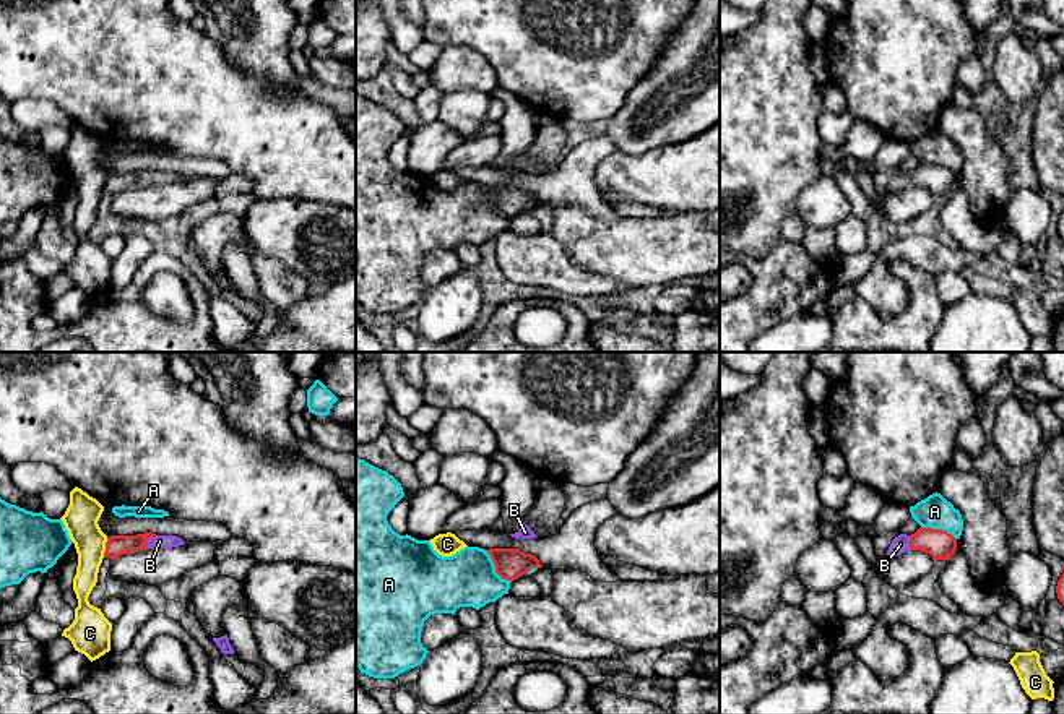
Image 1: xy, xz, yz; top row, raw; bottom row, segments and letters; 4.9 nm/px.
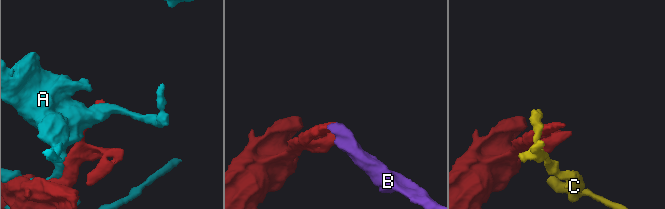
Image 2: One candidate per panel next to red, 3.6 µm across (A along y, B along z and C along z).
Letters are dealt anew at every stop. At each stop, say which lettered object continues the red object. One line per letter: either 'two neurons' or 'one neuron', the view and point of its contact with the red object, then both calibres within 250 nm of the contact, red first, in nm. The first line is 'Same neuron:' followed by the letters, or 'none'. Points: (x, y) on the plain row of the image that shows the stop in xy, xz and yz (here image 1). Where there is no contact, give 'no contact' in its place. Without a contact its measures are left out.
Same neuron: B
A: two neurons | xz (496, 205) | 160/280 nm
B: one neuron | xy (148, 174) | 110/60 nm
C: two neurons | xy (106, 184) | 110/170 nm

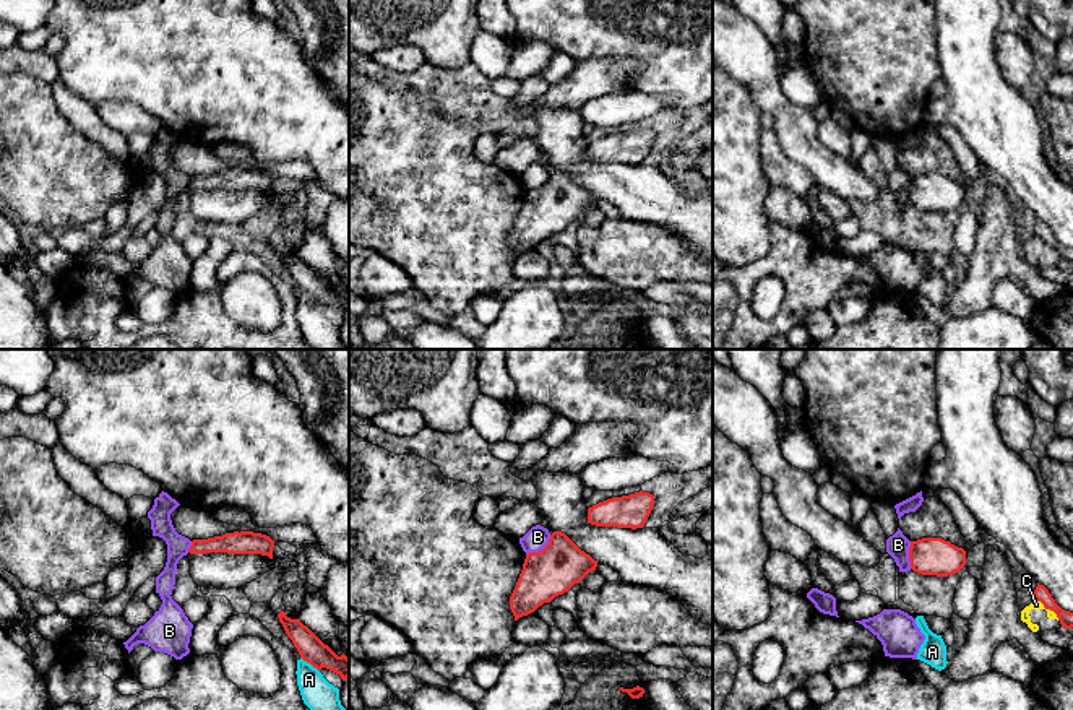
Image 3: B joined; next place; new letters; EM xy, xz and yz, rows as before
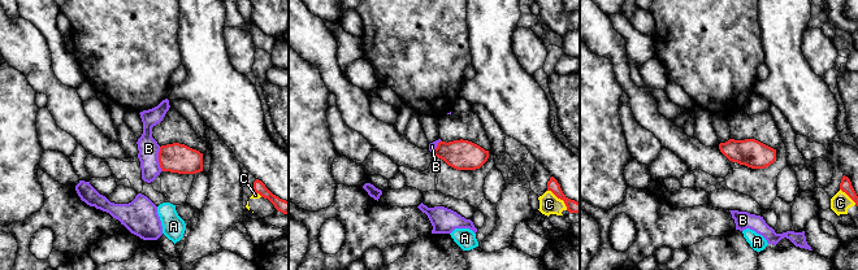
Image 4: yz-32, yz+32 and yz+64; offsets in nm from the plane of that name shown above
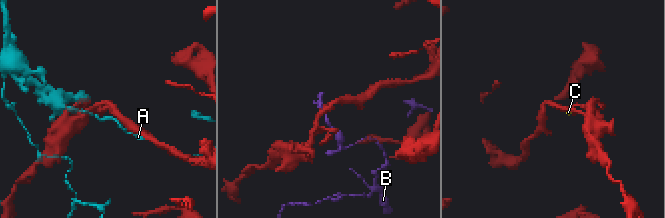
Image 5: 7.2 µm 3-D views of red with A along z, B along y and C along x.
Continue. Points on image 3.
Same neuron: none
A: two neurons | xy (310, 299) | 130/160 nm
B: two neurons | xz (542, 186) | 240/110 nm
C: two neurons | yz (1047, 244) | 80/50 nm

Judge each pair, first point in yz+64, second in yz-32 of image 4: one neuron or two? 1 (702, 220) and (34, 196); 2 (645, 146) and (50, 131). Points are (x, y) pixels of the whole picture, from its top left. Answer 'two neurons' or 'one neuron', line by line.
1: two neurons
2: one neuron

